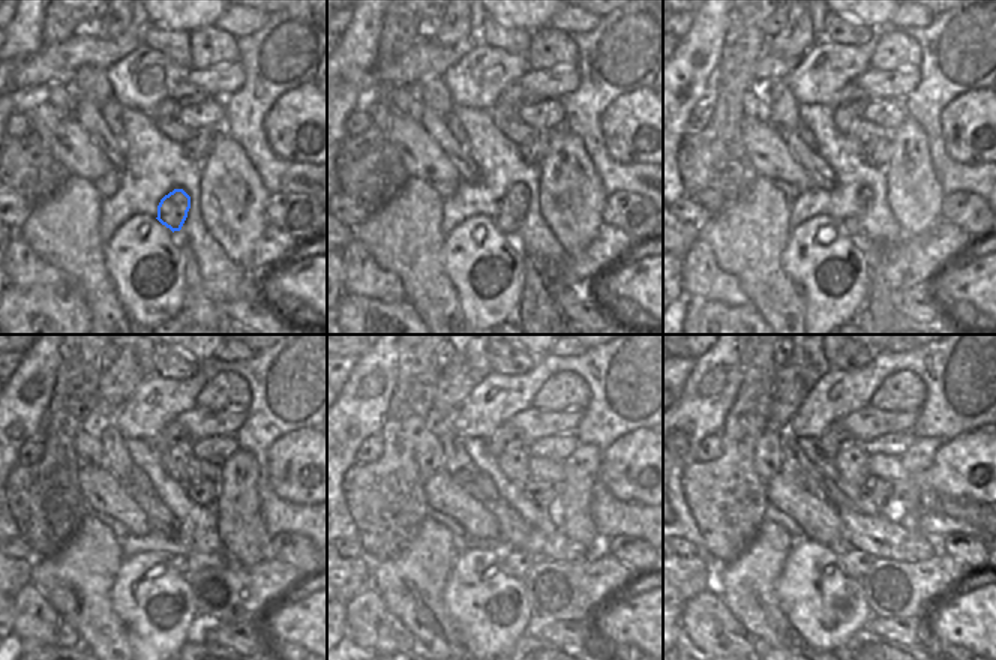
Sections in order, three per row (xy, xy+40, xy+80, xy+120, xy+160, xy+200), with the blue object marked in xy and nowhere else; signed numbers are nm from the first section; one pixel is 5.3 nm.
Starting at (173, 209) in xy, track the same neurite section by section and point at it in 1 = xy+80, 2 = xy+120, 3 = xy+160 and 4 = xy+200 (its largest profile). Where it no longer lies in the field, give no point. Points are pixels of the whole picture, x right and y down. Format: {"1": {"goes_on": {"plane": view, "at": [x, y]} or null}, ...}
{"1": {"goes_on": {"plane": "xy+80", "at": [851, 225]}}, "2": {"goes_on": {"plane": "xy+120", "at": [183, 564]}}, "3": {"goes_on": {"plane": "xy+160", "at": [518, 561]}}, "4": {"goes_on": {"plane": "xy+200", "at": [854, 563]}}}

